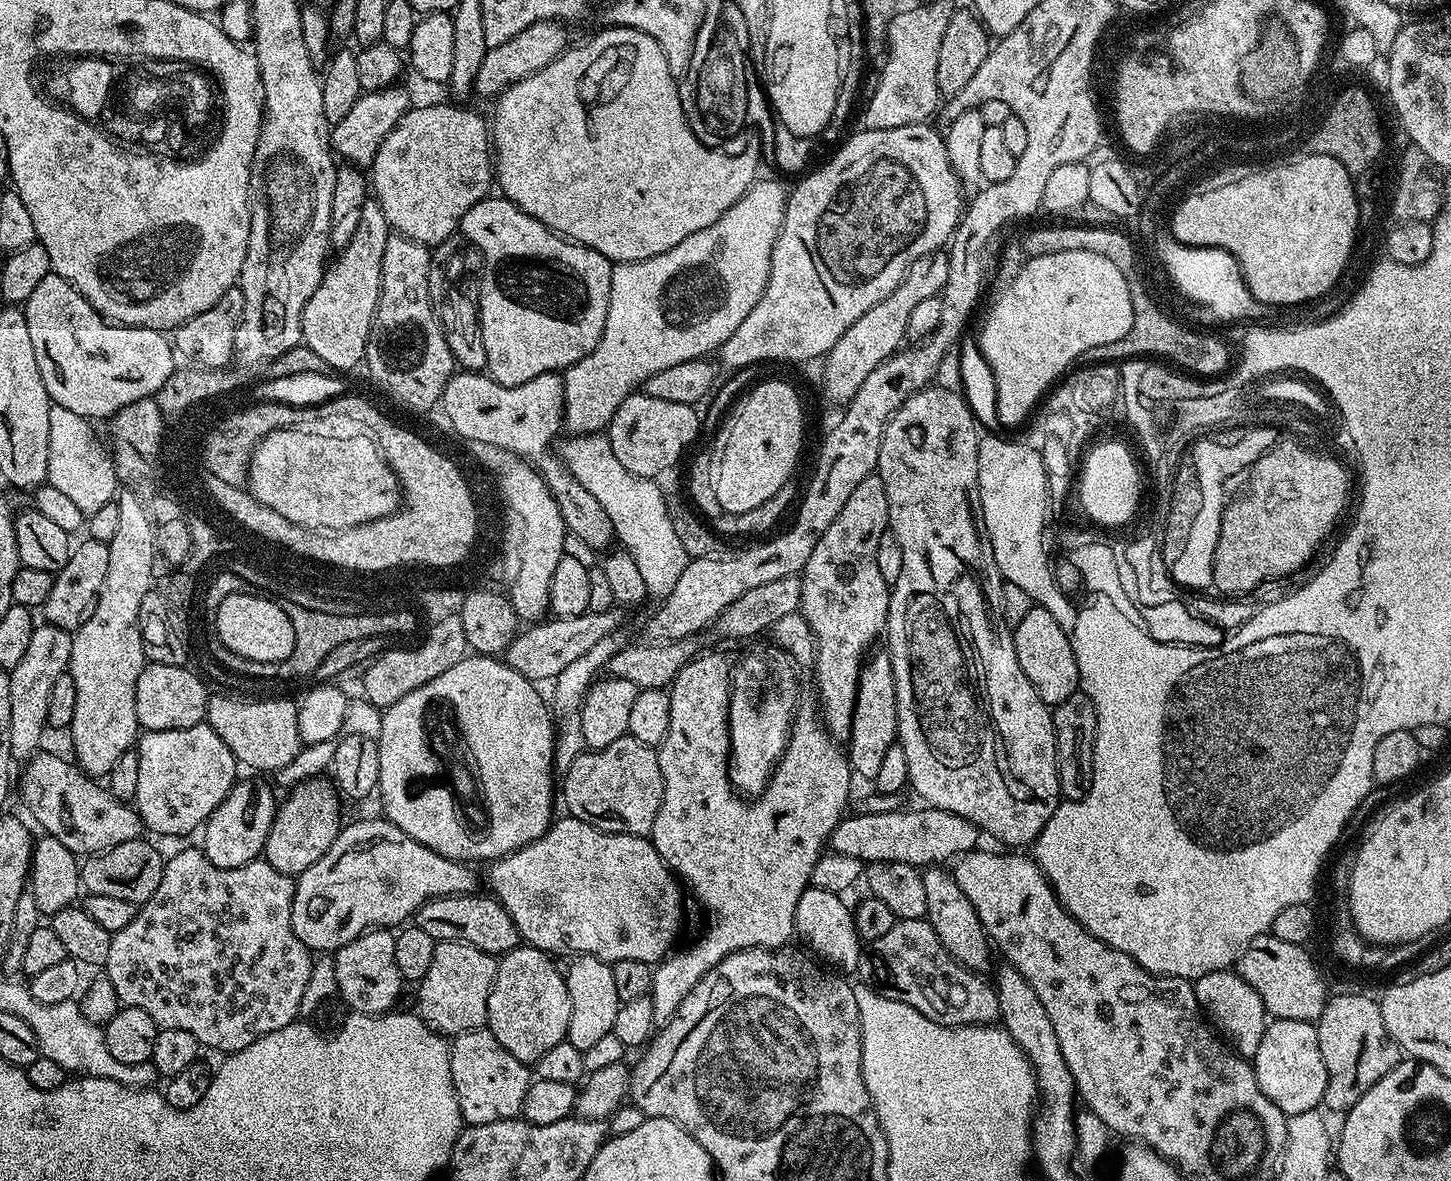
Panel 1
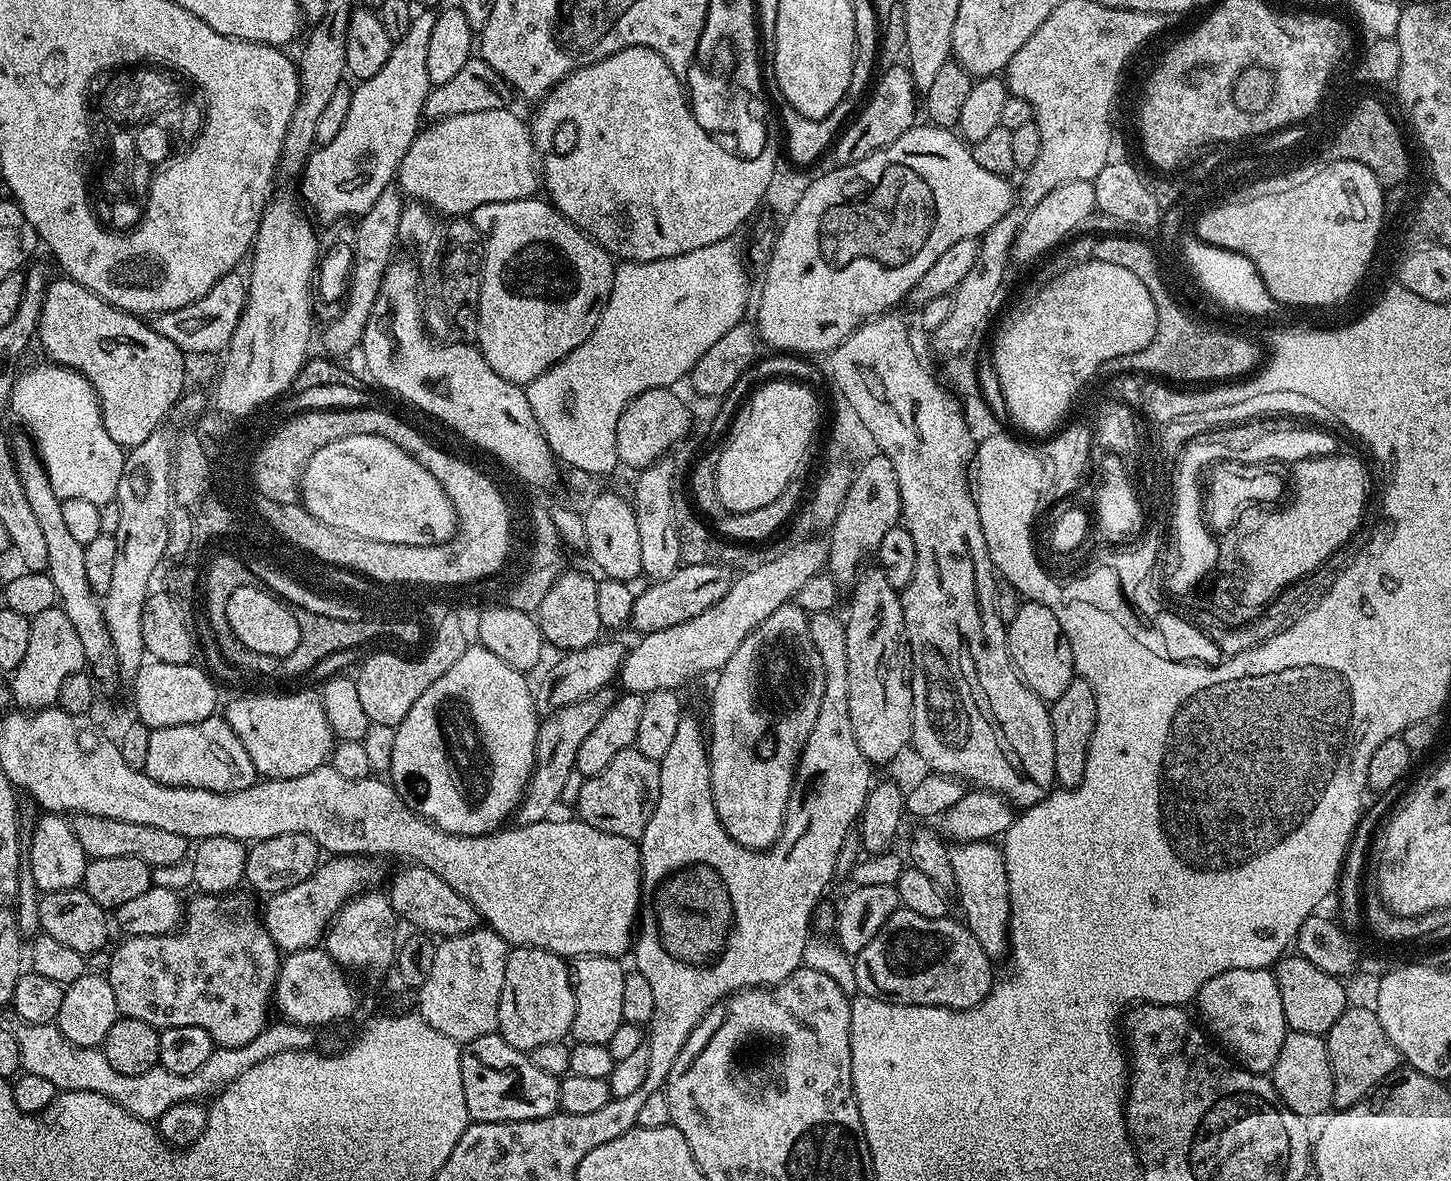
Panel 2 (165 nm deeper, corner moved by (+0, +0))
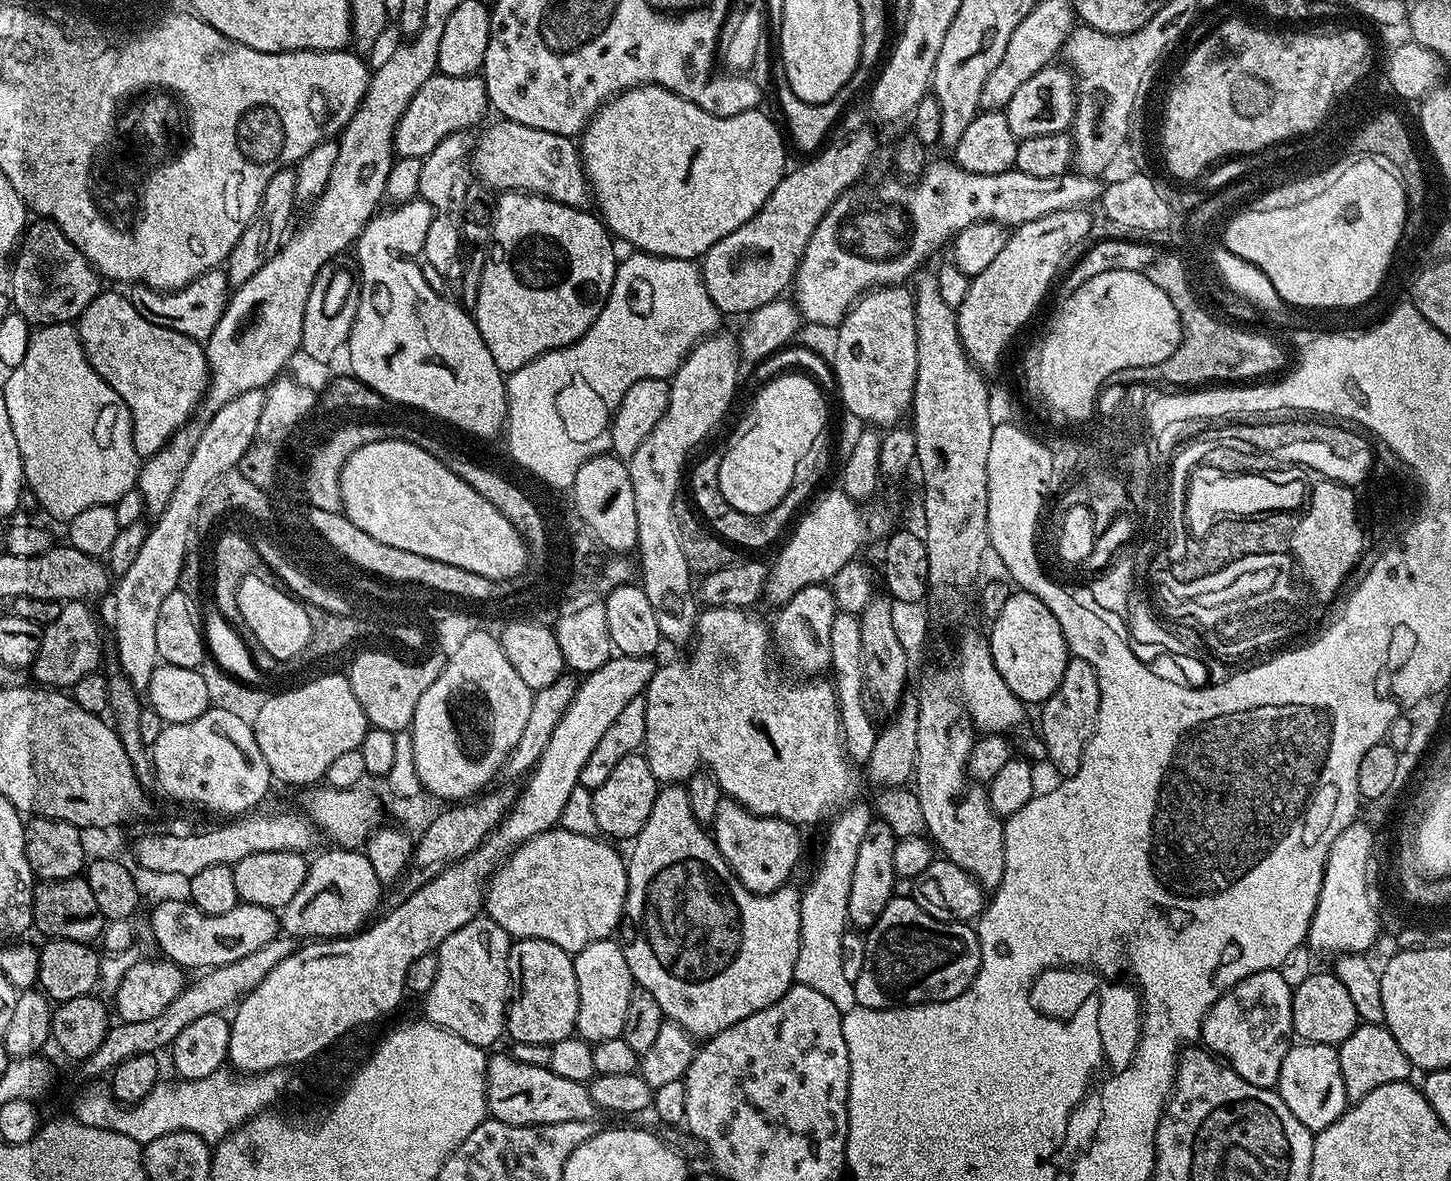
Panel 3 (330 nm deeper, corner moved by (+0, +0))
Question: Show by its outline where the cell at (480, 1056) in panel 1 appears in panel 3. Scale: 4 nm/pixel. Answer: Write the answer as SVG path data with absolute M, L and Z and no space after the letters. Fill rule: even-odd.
M507 1051L489 1055L486 1070L488 1110L493 1120L507 1124L553 1124L592 1120L598 1109L590 1098L588 1084L554 1074L549 1067L539 1068L518 1062ZM595 1114L595 1115L594 1115Z

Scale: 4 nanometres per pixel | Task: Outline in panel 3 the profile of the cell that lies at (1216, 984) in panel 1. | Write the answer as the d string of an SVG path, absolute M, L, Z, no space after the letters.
M1272 969L1248 975L1230 991L1224 992L1218 1002L1207 1012L1201 1028L1201 1043L1207 1051L1224 1059L1228 1066L1252 1086L1273 1089L1278 1083L1282 1068L1282 1059L1291 1048L1294 1033L1292 1031L1292 986L1283 976L1283 971Z

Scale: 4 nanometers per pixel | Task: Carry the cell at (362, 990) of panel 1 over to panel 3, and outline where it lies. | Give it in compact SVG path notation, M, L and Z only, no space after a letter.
M332 846L329 849L309 863L306 882L302 882L298 894L294 894L279 913L278 920L283 931L293 938L354 936L377 915L382 881L378 874L374 874L370 858L363 851L352 848Z

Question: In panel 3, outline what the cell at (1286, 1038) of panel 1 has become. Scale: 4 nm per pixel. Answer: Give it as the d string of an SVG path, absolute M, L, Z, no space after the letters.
M1296 1042L1291 1045L1285 1058L1278 1083L1282 1102L1313 1134L1326 1130L1349 1107L1346 1082L1342 1082L1340 1053L1330 1044Z

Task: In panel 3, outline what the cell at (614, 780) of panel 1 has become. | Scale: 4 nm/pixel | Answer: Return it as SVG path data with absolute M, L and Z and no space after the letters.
M633 754L622 758L622 762L614 766L610 778L606 778L602 786L592 789L592 801L594 802L592 813L597 829L613 841L631 841L640 833L642 826L646 826L646 818L650 818L650 809L654 806L657 791L658 781L654 778L648 761L643 755Z

